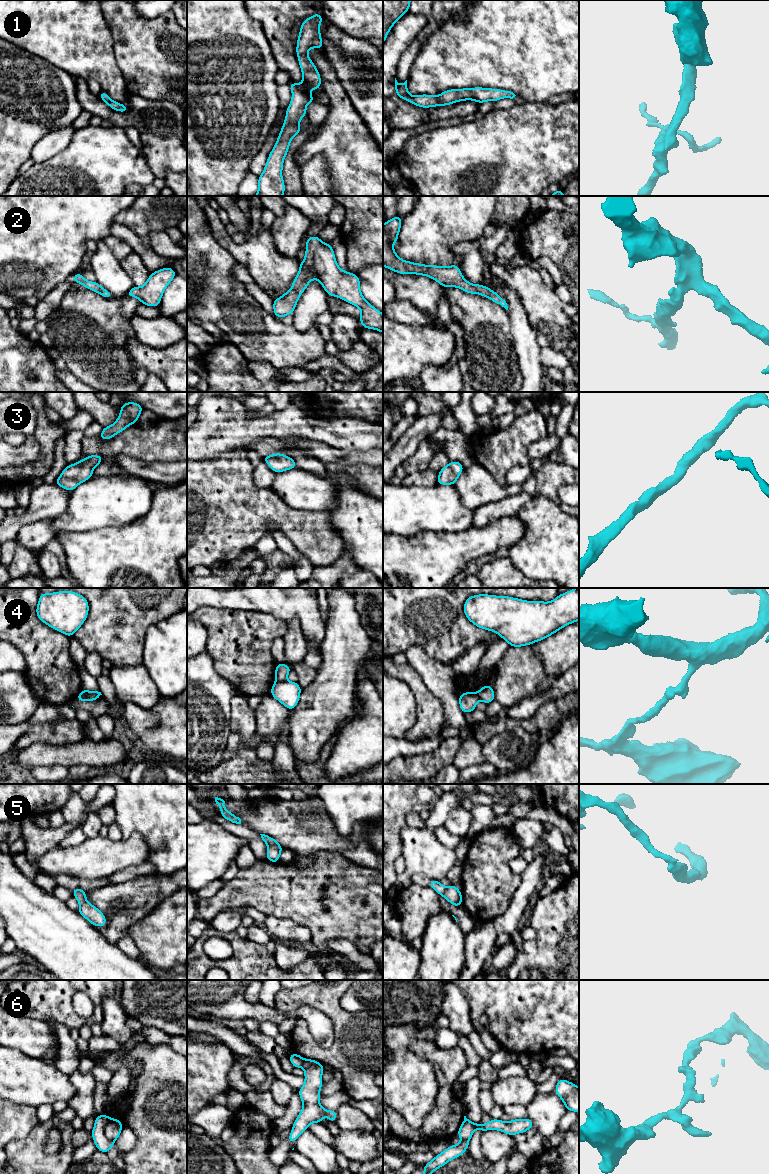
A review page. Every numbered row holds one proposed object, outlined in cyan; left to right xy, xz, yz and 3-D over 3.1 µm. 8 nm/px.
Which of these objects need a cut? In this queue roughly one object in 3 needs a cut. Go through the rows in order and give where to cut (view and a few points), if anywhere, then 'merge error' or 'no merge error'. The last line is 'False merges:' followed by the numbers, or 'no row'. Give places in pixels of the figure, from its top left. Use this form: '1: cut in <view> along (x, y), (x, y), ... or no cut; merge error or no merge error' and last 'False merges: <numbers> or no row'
1: no cut; no merge error
2: no cut; no merge error
3: no cut; no merge error
4: cut in xz along (286, 679), (275, 682); merge error
5: cut in xz along (279, 844), (268, 847); merge error
6: cut in xy along (109, 1118), (105, 1127), (105, 1136), (113, 1142); merge error
False merges: 4, 5, 6

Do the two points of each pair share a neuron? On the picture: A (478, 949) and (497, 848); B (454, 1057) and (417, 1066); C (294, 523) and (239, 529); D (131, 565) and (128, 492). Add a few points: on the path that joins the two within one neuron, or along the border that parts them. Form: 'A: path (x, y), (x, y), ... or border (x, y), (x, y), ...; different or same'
A: border (505, 912), (493, 919), (476, 923); different
B: border (411, 1050), (431, 1062); different
C: path (280, 517), (253, 517); same
D: path (127, 547), (127, 510); same

